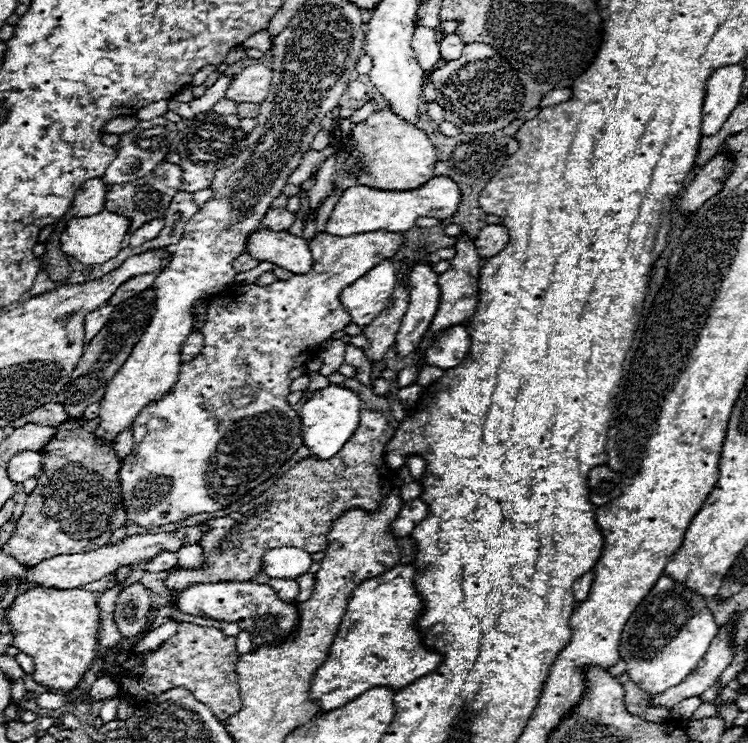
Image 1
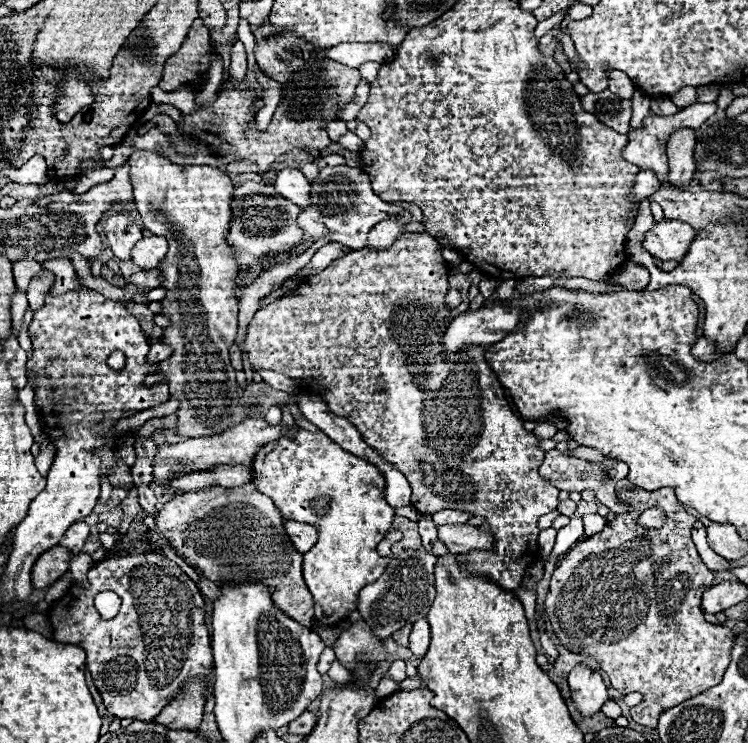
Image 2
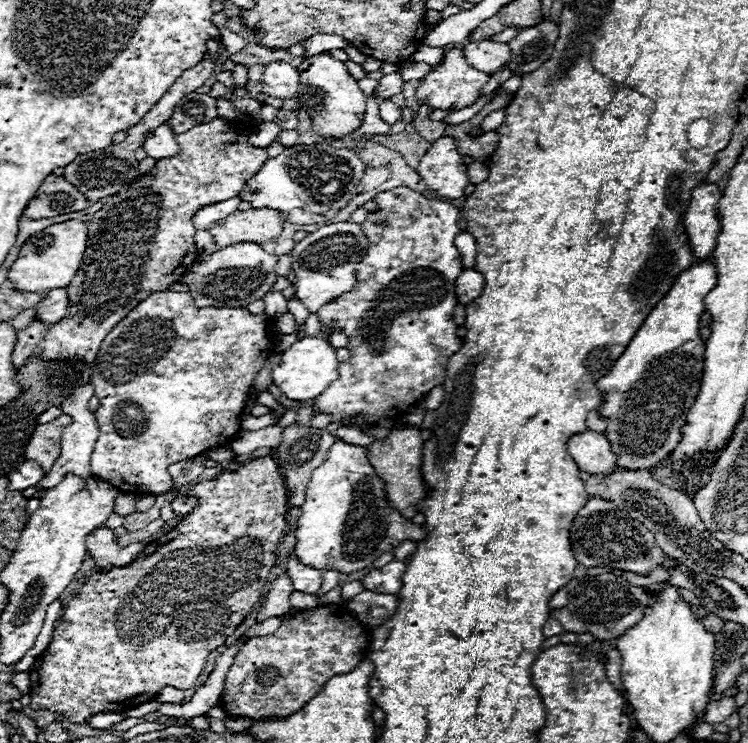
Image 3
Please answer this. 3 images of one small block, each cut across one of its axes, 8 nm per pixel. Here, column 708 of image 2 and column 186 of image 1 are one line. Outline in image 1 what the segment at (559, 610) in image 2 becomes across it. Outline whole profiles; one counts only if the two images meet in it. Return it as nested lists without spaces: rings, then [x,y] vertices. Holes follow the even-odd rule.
[[[362,410],[360,424],[352,434],[352,440],[348,440],[348,444],[344,444],[344,448],[332,460],[318,460],[314,456],[300,460],[280,480],[276,480],[274,486],[270,486],[256,500],[244,504],[238,512],[232,512],[226,518],[208,520],[212,530],[202,538],[200,546],[204,548],[204,556],[210,566],[206,570],[176,568],[166,580],[170,592],[178,594],[184,588],[198,582],[248,582],[262,570],[262,556],[264,552],[268,552],[268,548],[280,548],[284,544],[292,544],[294,548],[304,548],[304,552],[312,552],[312,554],[324,552],[328,548],[328,532],[336,518],[340,518],[346,510],[352,508],[376,512],[380,502],[394,488],[394,472],[384,462],[384,446],[392,436],[394,436],[394,428],[390,428],[384,414],[376,410]],[[180,622],[178,632],[158,650],[140,656],[118,650],[114,660],[122,668],[122,690],[134,700],[148,702],[170,688],[182,686],[188,688],[196,696],[196,700],[206,704],[218,720],[226,720],[242,708],[236,676],[236,664],[240,660],[236,652],[236,636],[226,636],[218,628],[202,628],[196,624]]]

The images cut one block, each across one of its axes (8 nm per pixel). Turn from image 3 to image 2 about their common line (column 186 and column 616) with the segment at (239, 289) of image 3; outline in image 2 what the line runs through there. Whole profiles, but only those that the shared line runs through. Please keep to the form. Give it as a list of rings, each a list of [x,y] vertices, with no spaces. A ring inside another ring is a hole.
[[[626,262],[622,268],[618,268],[618,272],[612,272],[610,276],[606,276],[606,280],[602,280],[606,284],[618,284],[624,290],[644,290],[650,282],[650,274],[644,266],[636,264],[636,262]]]

